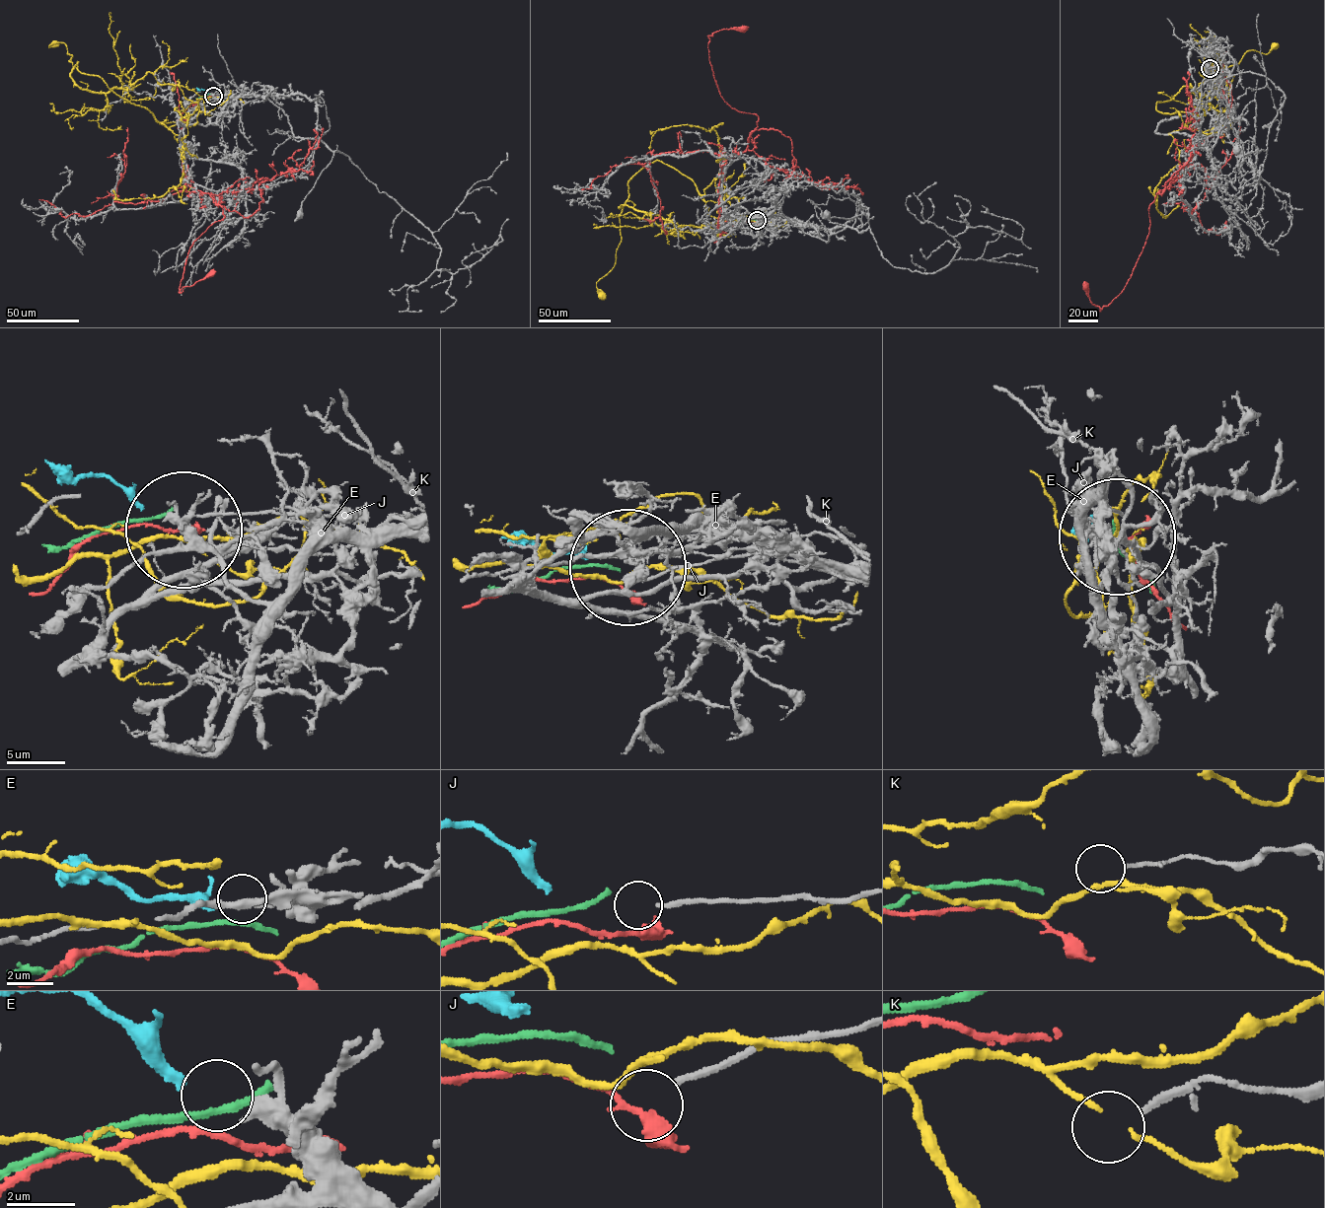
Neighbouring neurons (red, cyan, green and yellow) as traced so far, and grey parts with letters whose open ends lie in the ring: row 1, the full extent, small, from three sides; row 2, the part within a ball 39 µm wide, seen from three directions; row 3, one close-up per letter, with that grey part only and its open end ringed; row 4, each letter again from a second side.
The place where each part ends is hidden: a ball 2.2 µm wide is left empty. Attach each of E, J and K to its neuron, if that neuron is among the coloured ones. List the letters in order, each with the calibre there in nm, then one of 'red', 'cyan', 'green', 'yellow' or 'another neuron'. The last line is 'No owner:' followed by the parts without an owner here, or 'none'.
E: calibre 480 nm; cyan
J: calibre 190 nm; another neuron
K: calibre 180 nm; another neuron
No owner: J, K

